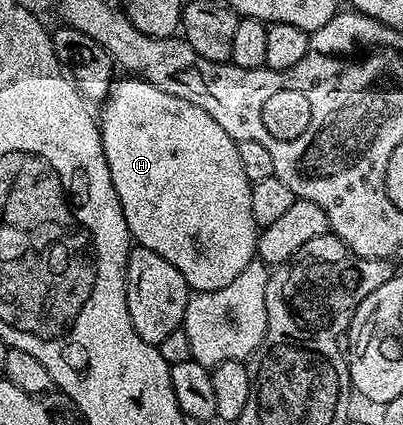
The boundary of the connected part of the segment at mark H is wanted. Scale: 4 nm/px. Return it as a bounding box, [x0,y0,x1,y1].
[99,78,259,292]

